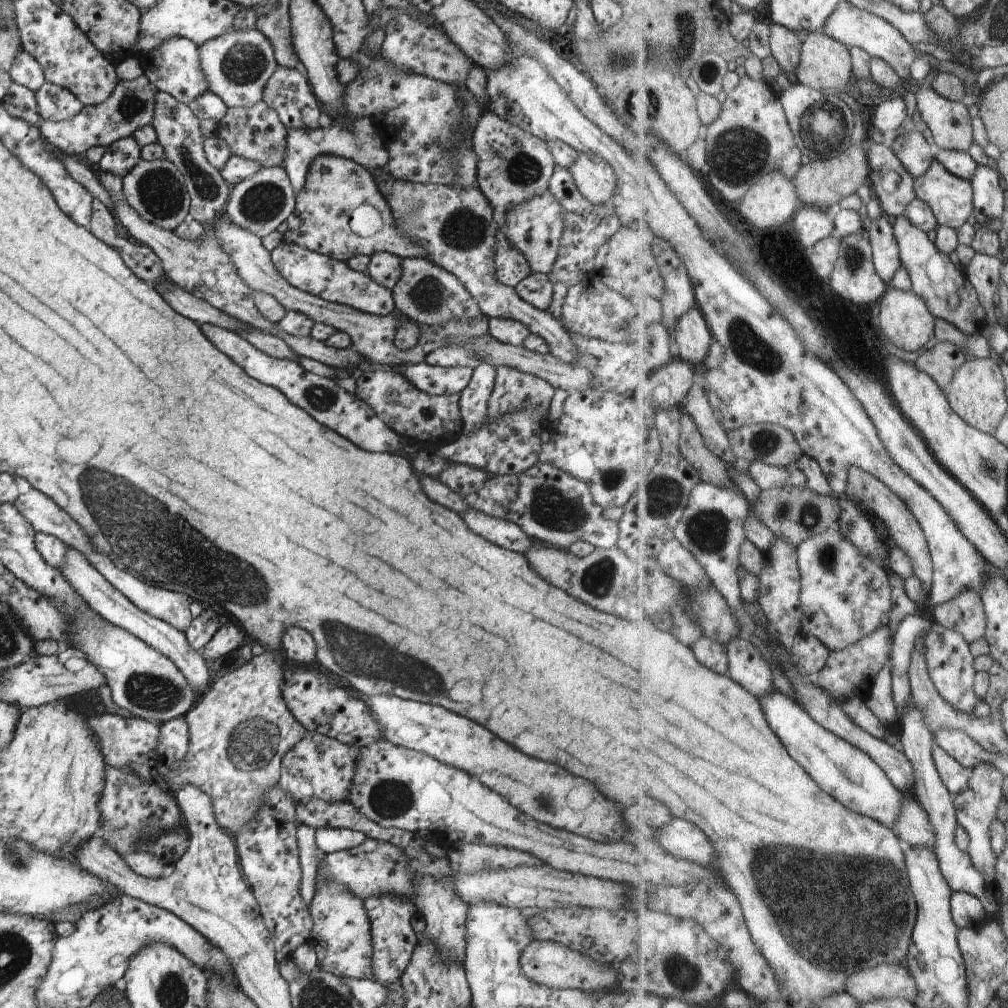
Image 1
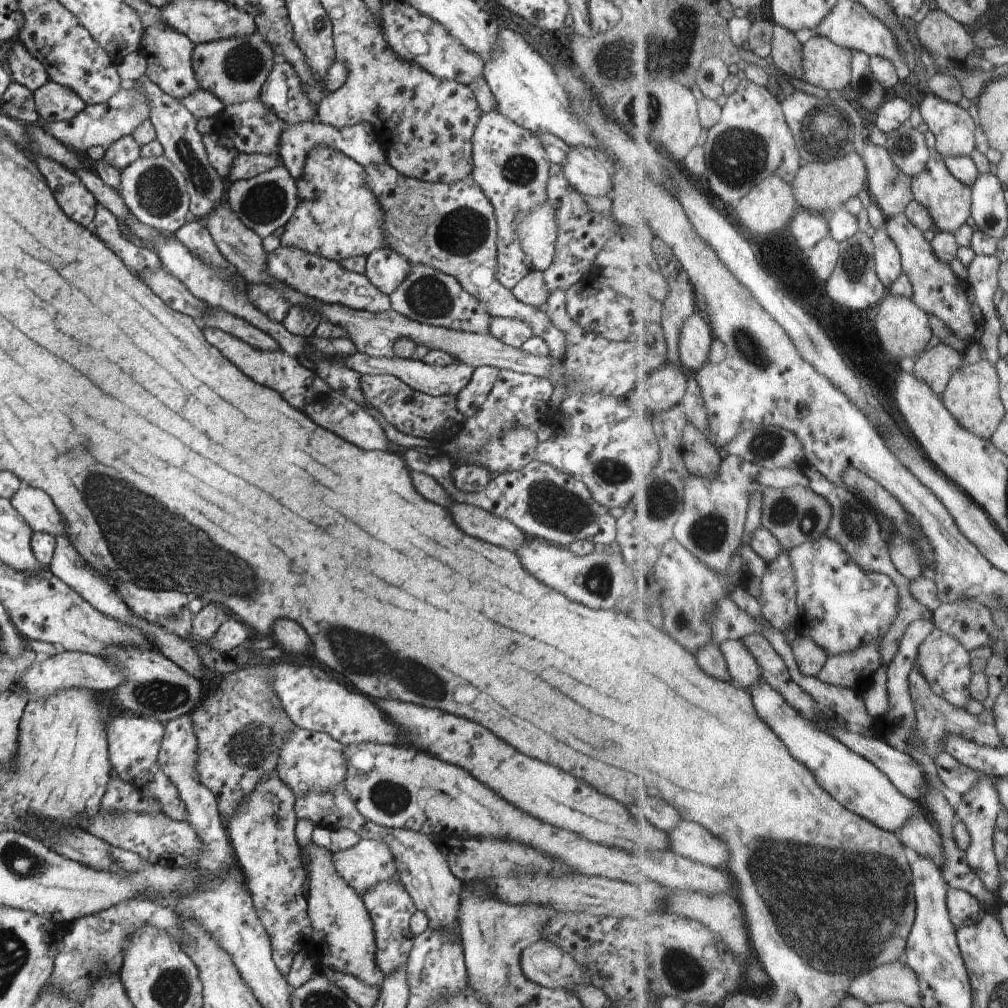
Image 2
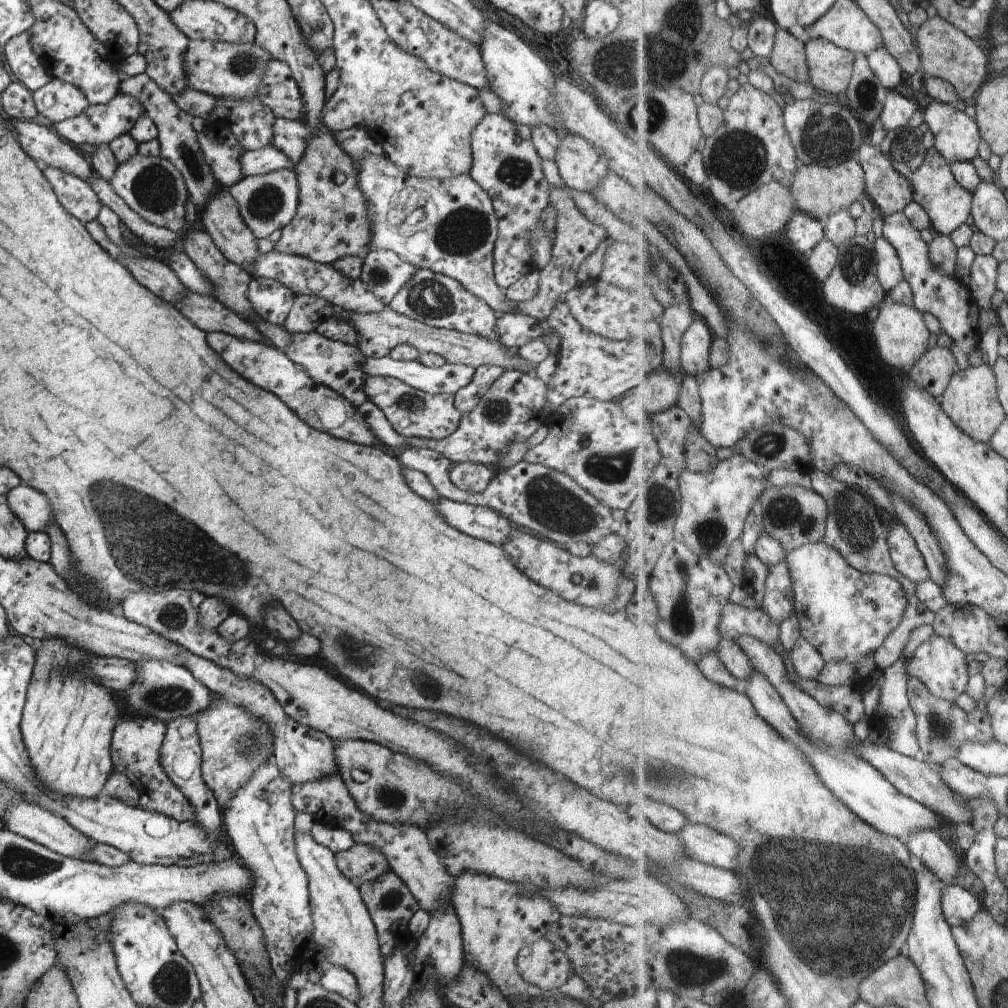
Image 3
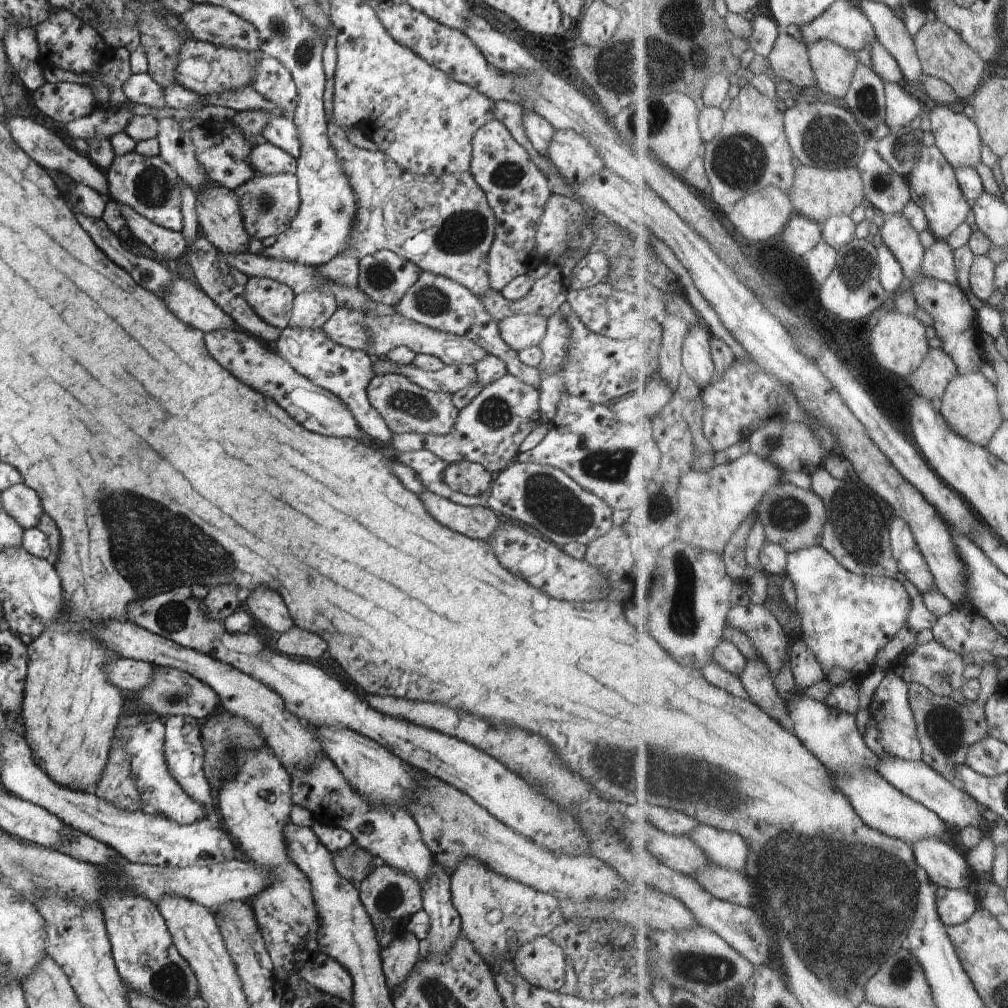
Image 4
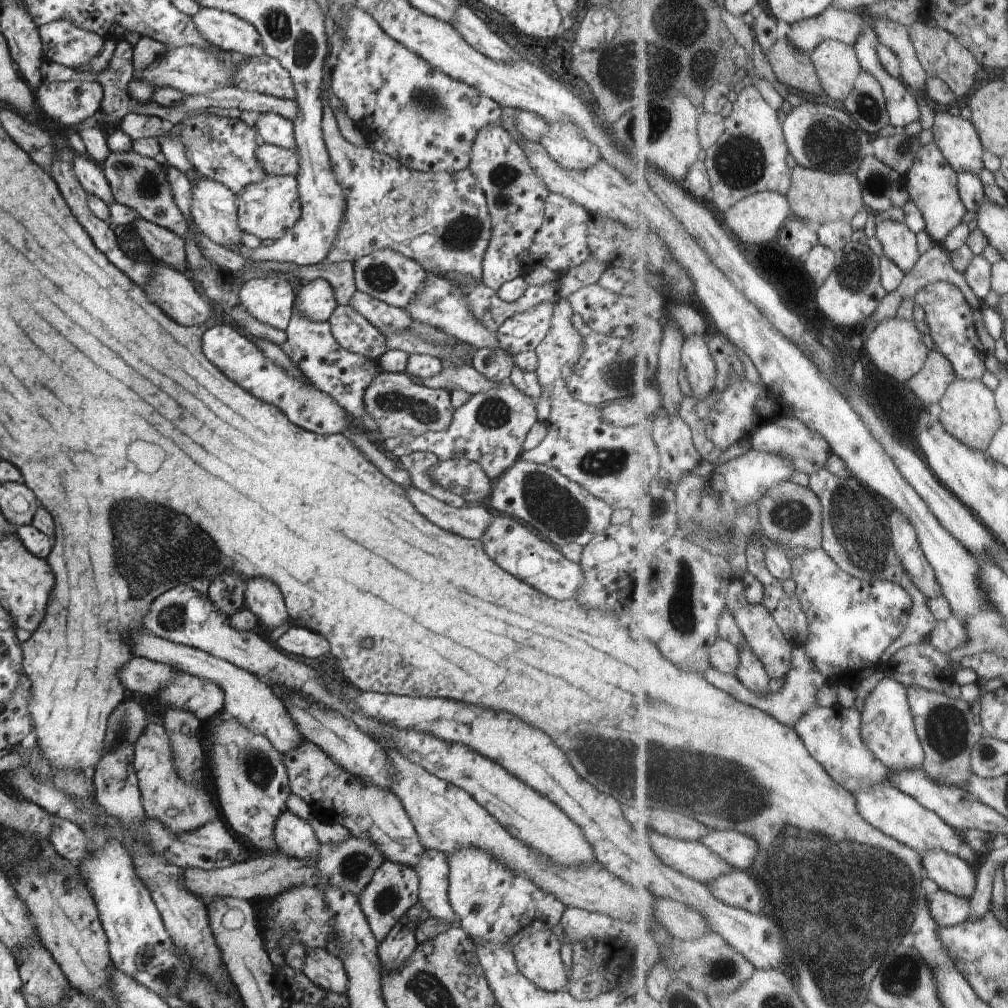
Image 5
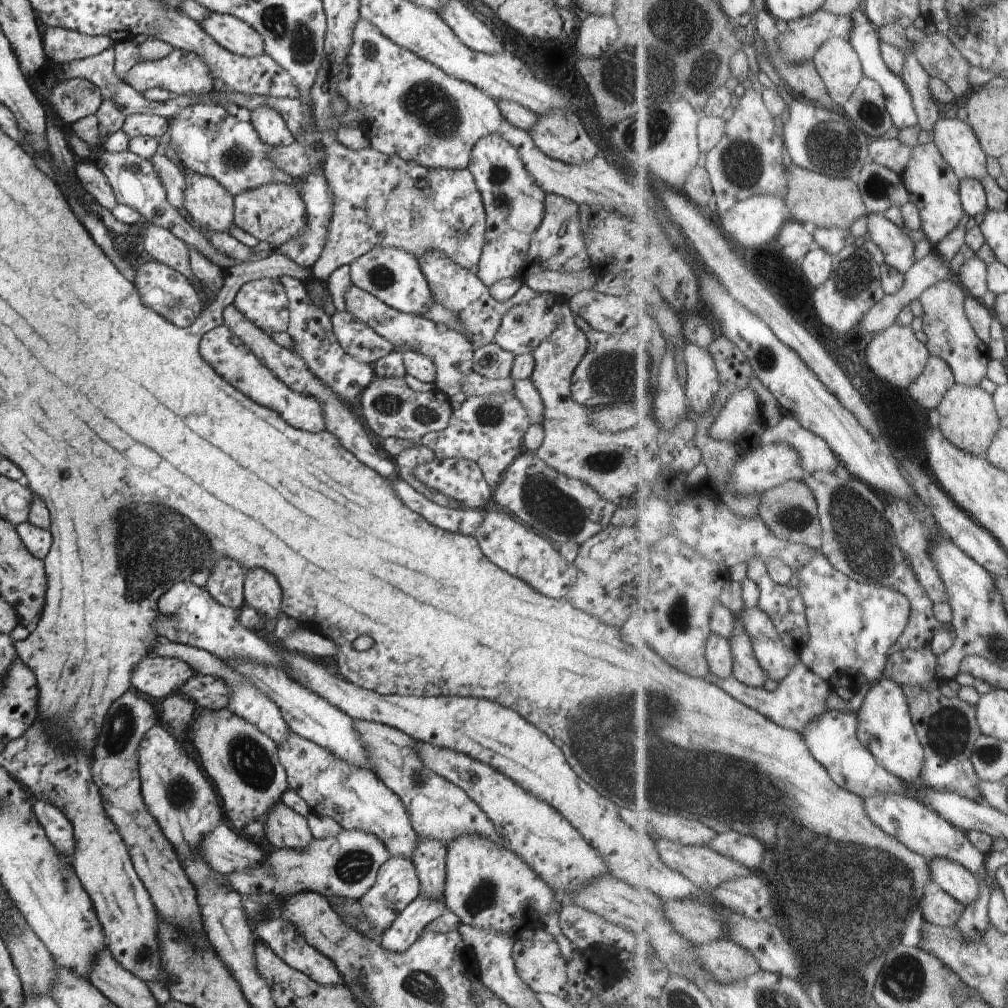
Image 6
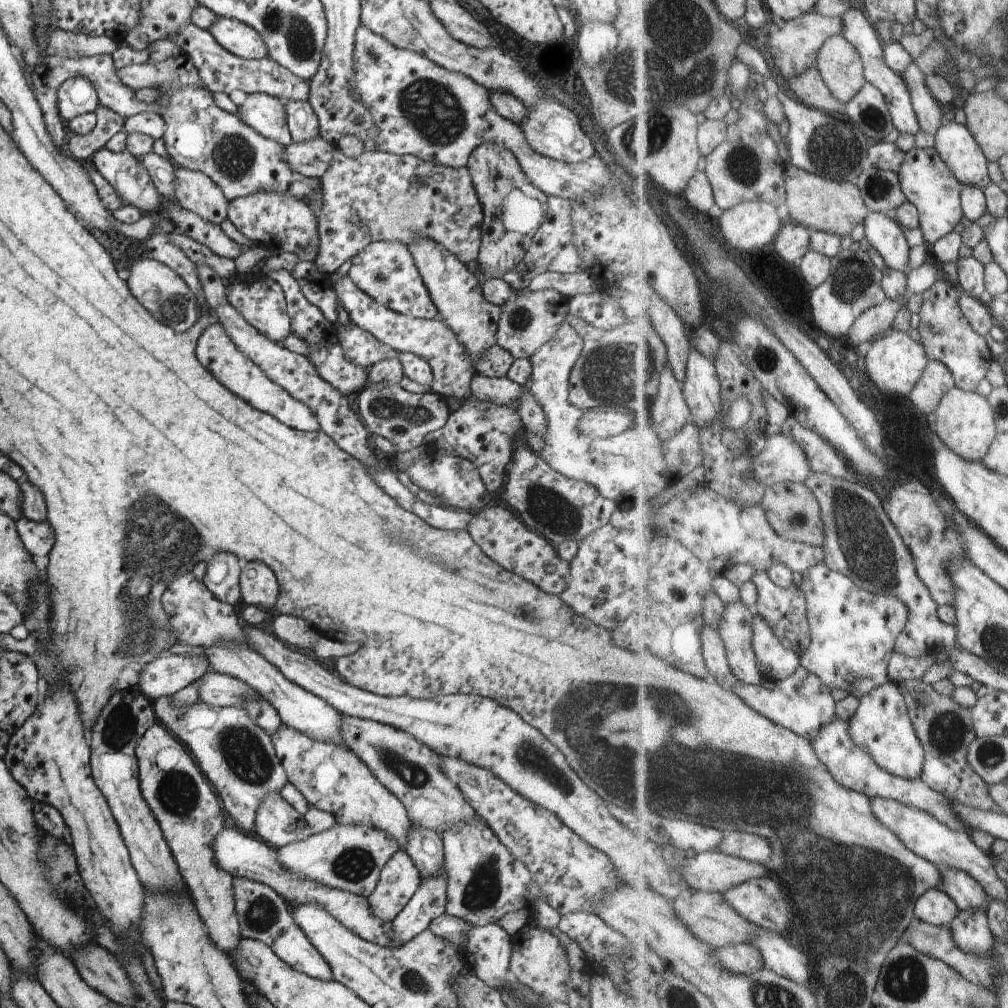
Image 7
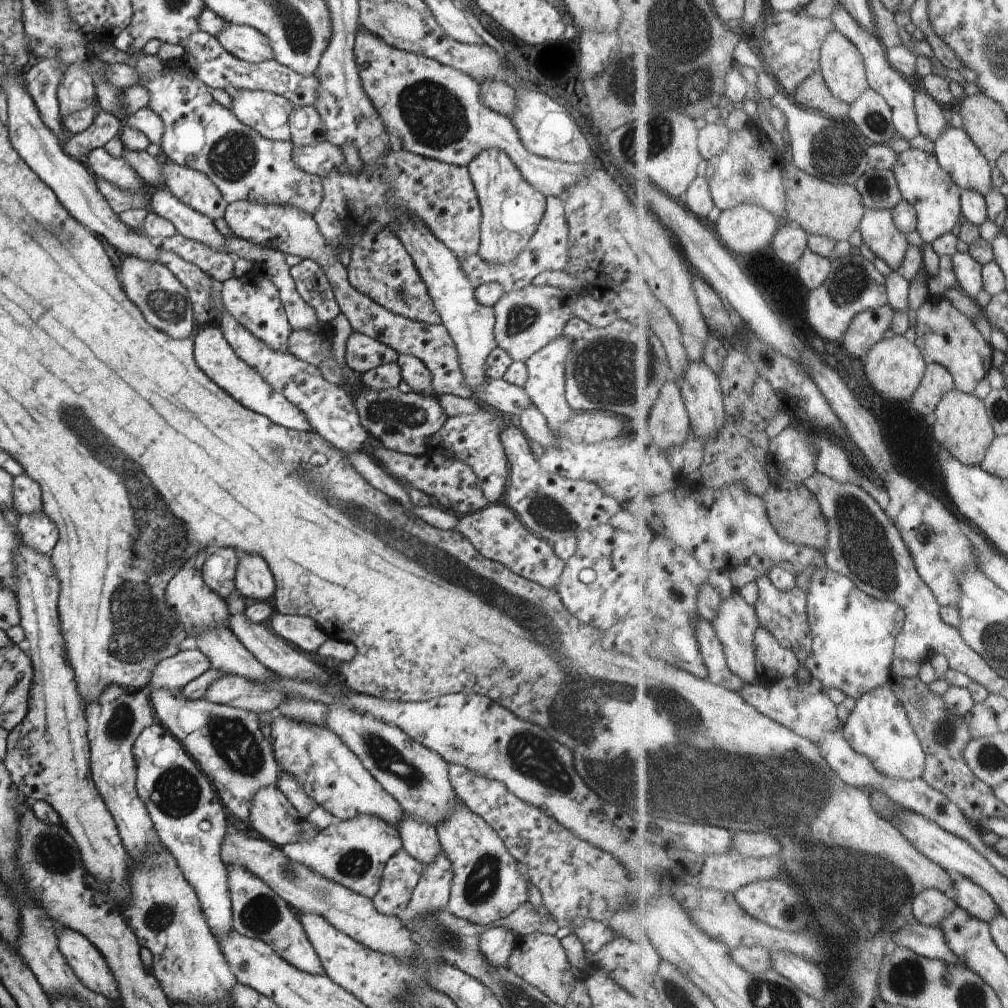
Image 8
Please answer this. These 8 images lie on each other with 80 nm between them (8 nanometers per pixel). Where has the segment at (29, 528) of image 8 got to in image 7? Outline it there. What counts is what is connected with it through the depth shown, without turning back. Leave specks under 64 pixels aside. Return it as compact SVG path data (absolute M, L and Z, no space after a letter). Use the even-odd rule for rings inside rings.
M22 516L17 520L17 533L32 557L46 557L55 543L53 526L46 520L29 521Z

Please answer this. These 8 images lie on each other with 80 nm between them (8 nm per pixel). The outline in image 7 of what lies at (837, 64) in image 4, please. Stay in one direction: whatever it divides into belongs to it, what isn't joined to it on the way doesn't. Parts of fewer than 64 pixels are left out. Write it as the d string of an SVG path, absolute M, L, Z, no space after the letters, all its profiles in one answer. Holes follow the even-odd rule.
M844 34L830 37L821 50L818 66L834 94L845 103L853 101L869 84L861 50Z

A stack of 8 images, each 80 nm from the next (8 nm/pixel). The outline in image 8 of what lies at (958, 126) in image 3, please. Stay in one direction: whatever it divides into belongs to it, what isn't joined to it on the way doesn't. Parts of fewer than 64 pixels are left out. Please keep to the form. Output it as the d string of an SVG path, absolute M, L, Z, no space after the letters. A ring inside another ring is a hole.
M951 127L936 143L942 166L966 190L974 189L988 196L994 188L995 162L978 146L965 128Z

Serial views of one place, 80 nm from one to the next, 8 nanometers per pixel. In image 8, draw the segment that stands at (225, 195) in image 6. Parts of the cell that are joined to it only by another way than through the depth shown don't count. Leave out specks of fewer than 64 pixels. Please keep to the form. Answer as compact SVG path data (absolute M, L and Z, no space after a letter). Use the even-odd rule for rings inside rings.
M170 160L162 166L163 182L176 198L212 220L223 218L228 203L206 174Z

